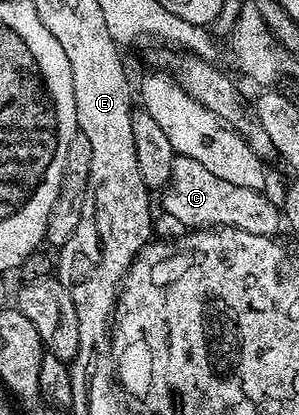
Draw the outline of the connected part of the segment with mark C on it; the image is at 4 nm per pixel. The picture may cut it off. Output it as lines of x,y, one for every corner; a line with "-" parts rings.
177,155
170,169
170,181
163,188
164,203
162,210
174,213
186,229
211,229
214,227
233,227
255,235
275,236
276,230
282,227
282,215
267,199
264,191
242,189
242,185
230,185
222,177
214,177
210,169
205,169
194,157

